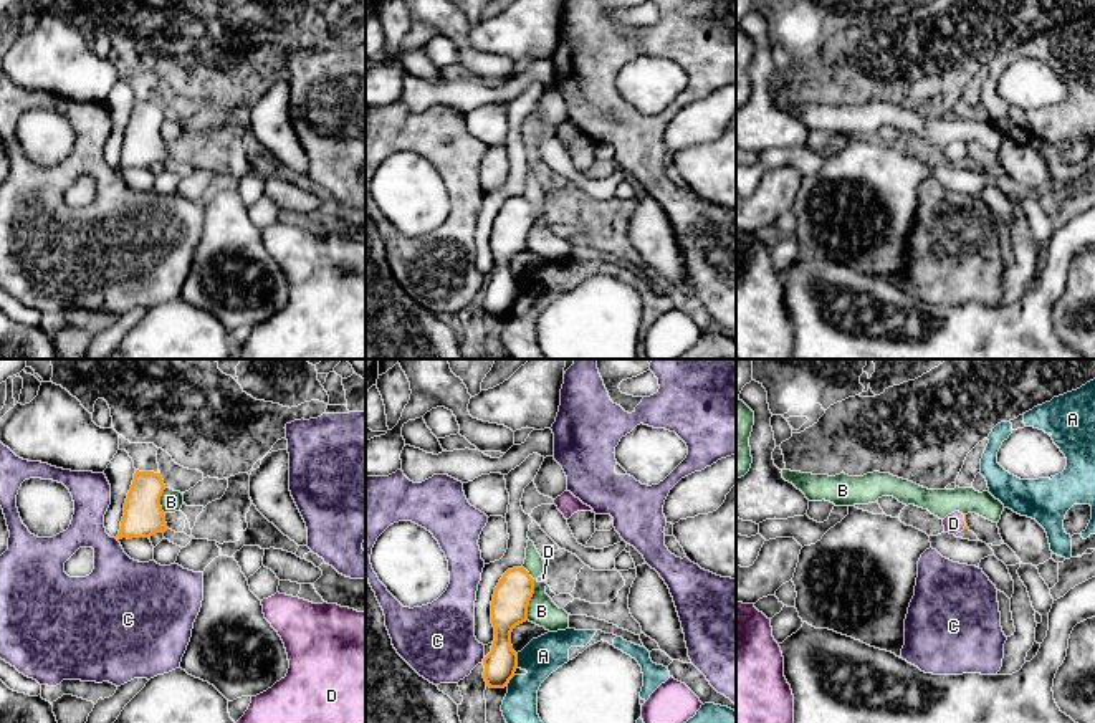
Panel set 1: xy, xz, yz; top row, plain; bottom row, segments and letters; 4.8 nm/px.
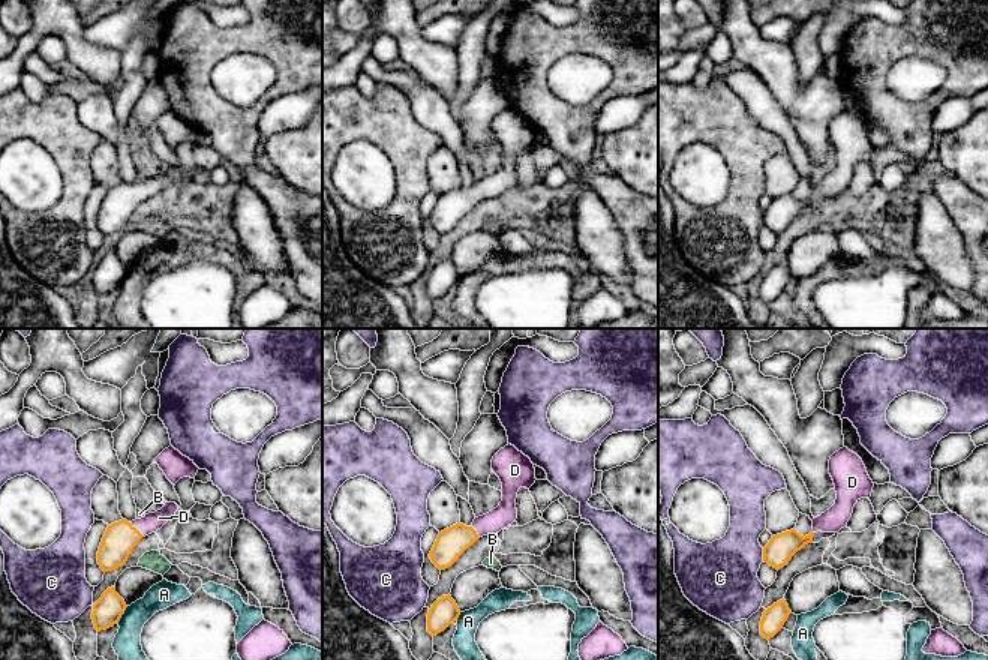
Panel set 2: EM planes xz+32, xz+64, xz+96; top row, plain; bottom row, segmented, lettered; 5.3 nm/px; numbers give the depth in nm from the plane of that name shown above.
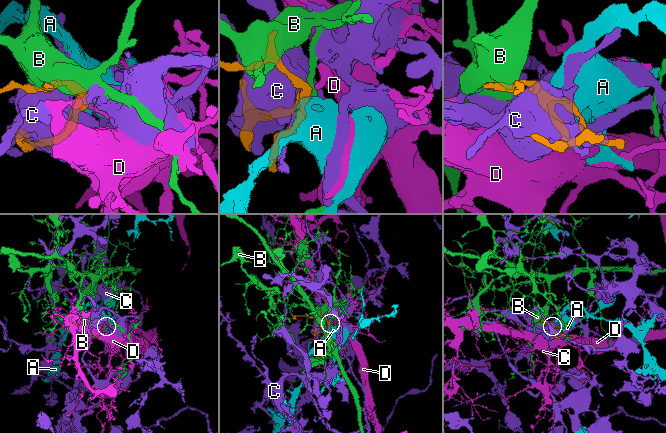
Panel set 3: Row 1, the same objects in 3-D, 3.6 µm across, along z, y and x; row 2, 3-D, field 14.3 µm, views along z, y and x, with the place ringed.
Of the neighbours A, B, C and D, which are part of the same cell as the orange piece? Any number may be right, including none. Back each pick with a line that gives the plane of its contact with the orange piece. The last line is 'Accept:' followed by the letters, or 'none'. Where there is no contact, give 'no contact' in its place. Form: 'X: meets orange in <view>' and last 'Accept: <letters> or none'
D: meets orange in yz
Accept: D

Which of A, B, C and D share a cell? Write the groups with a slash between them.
A / B / C / D

